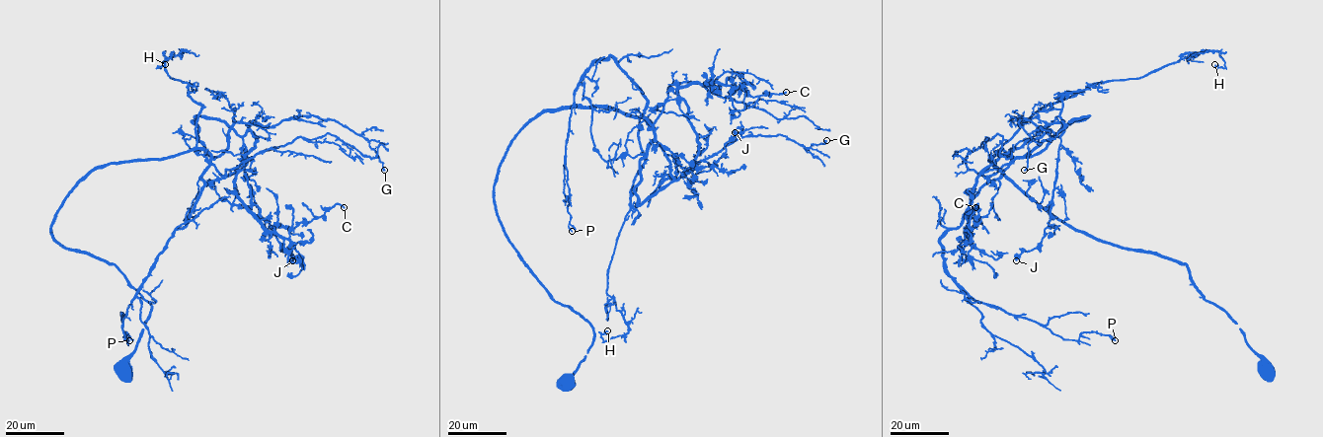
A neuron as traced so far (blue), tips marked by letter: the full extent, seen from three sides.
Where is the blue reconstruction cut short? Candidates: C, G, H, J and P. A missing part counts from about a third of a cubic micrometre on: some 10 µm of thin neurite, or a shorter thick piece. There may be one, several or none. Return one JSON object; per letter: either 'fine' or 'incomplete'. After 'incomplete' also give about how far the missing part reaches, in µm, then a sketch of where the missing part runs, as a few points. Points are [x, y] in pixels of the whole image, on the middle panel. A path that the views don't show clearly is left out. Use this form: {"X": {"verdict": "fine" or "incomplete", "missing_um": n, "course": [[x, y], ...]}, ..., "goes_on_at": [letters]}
{"C": {"verdict": "fine"}, "G": {"verdict": "fine"}, "H": {"verdict": "fine"}, "J": {"verdict": "fine"}, "P": {"verdict": "fine"}, "goes_on_at": []}

